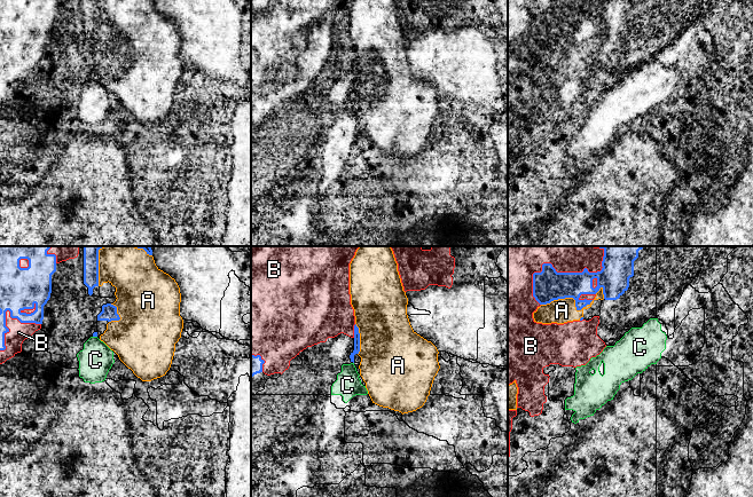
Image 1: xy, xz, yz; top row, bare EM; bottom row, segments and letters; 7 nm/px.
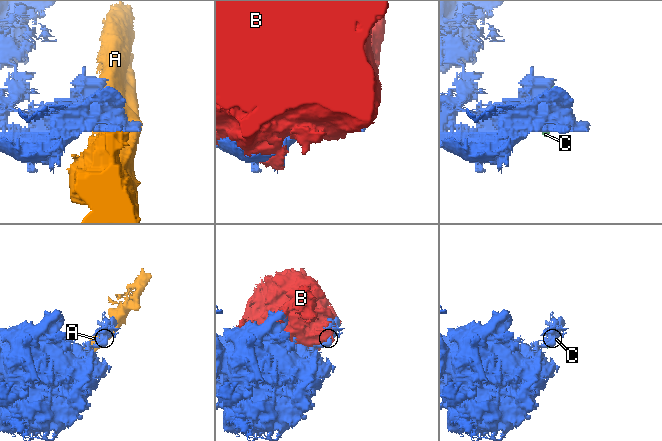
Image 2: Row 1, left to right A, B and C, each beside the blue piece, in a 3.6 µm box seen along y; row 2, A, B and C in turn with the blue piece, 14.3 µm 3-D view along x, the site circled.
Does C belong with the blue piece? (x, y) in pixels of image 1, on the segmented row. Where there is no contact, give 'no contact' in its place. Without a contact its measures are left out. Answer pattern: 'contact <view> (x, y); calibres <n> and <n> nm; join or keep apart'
contact xy (95, 336); calibres 30 and 240 nm; keep apart

